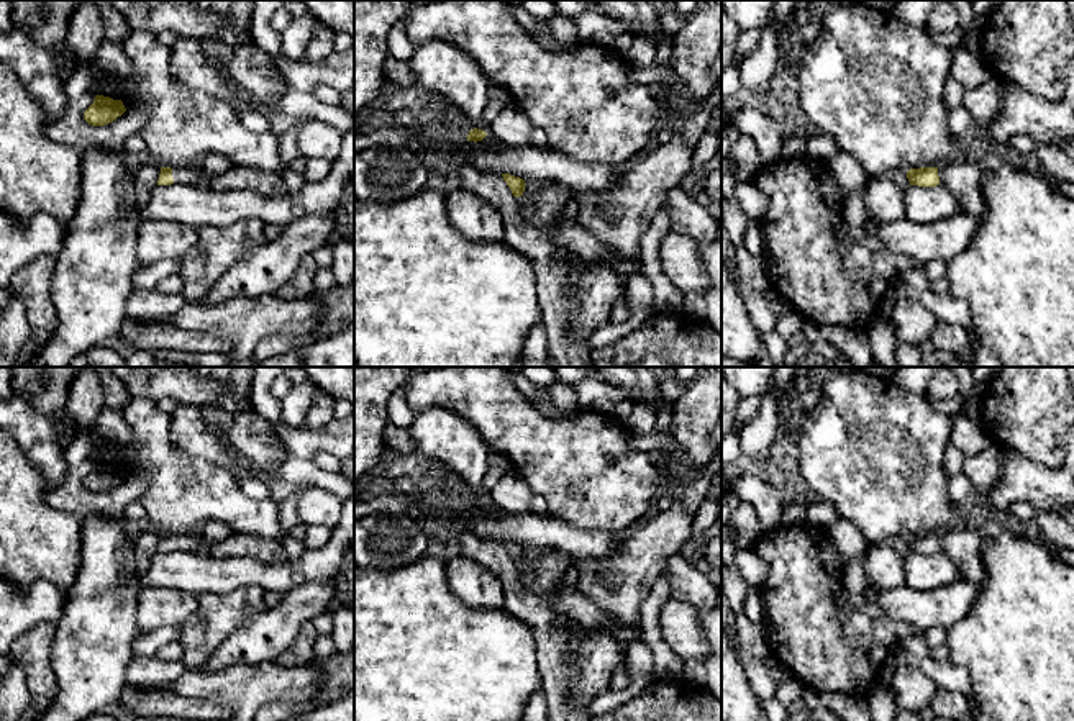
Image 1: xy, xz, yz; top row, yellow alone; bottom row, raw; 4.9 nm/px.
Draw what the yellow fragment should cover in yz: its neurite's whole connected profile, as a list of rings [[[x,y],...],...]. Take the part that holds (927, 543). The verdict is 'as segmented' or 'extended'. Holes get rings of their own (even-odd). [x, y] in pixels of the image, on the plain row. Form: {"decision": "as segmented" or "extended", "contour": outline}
{"decision": "as segmented", "contour": [[[922,534],[907,537],[910,552],[936,554],[940,552],[938,534]]]}

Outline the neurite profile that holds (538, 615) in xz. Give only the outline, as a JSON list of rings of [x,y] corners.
[[[456,528],[449,533],[449,536],[453,537],[459,554],[477,560],[498,577],[505,595],[503,610],[518,618],[533,631],[536,639],[536,665],[548,703],[549,721],[590,721],[589,706],[572,708],[567,705],[571,700],[571,682],[580,675],[580,667],[576,662],[576,657],[569,654],[569,641],[574,633],[564,629],[562,626],[553,624],[553,621],[559,616],[557,610],[525,590],[517,565],[502,542],[476,536],[466,528]]]

